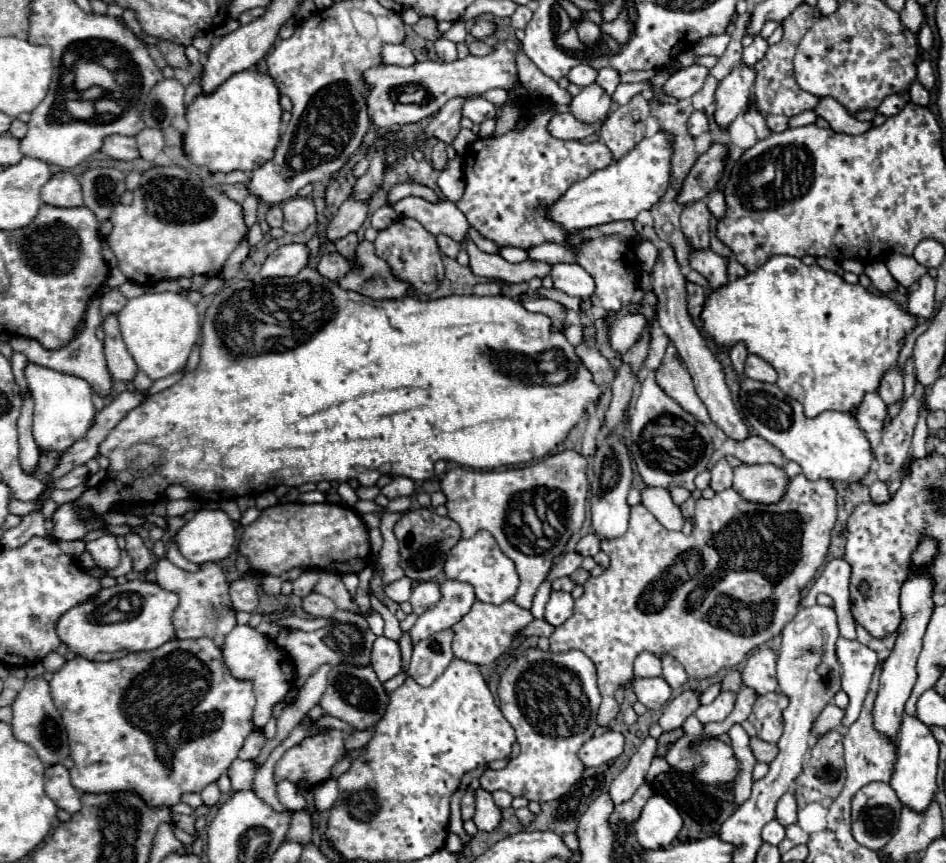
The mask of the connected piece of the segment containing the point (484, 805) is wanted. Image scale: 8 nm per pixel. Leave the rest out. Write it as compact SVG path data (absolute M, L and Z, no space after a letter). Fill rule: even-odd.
M477 788L475 790L475 806L477 806L477 812L475 812L473 820L475 820L477 828L485 830L485 832L495 830L501 822L501 810L495 806L491 792Z

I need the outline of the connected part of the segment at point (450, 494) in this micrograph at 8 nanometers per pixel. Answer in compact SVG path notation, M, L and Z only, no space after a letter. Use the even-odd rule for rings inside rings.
M573 450L547 456L525 468L483 472L453 468L441 478L441 492L447 496L447 516L461 526L463 538L473 538L479 530L487 530L493 534L501 552L515 562L521 584L513 602L521 608L531 608L531 600L543 576L551 570L553 560L565 552L569 538L581 530L587 508L587 488L587 460ZM525 504L533 506L541 518L543 538L537 538L523 522L521 510Z

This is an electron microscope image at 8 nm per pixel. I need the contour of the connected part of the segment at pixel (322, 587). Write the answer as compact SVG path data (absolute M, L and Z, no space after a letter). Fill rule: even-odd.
M321 570L319 572L319 582L315 584L313 588L315 594L323 594L327 598L331 598L337 608L355 608L355 612L359 612L359 608L355 604L351 604L351 596L345 588L345 584L341 582L341 578L333 572L327 572L327 570Z

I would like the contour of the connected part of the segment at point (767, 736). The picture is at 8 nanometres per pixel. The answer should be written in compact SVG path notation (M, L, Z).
M779 692L763 694L755 700L749 722L755 726L757 736L765 742L777 742L783 734L783 708L787 708L787 698Z

